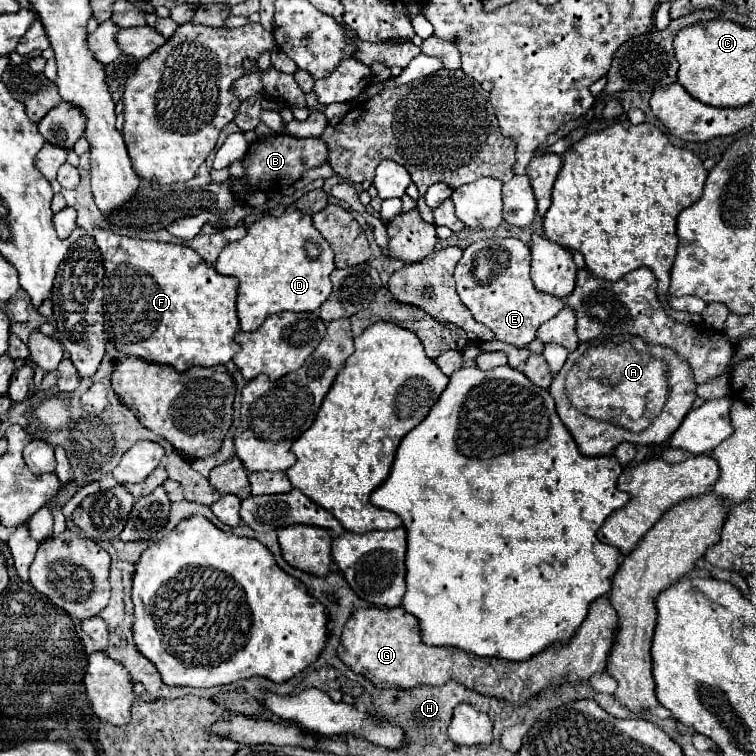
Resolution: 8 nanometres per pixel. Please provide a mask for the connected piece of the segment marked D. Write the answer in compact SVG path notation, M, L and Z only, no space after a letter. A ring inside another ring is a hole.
M294 203L286 207L286 211L280 217L262 217L248 225L246 235L240 241L228 243L218 261L216 271L222 275L232 275L240 281L238 287L238 319L242 331L256 331L268 315L280 313L280 311L316 311L332 293L330 273L334 267L334 253L326 239L320 235L320 231L312 225L312 217L302 213Z

